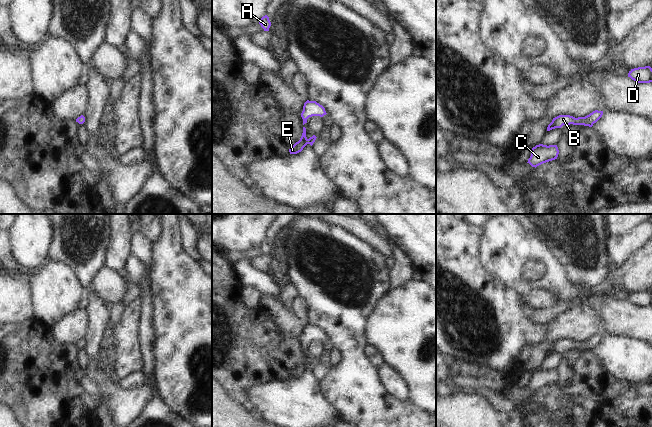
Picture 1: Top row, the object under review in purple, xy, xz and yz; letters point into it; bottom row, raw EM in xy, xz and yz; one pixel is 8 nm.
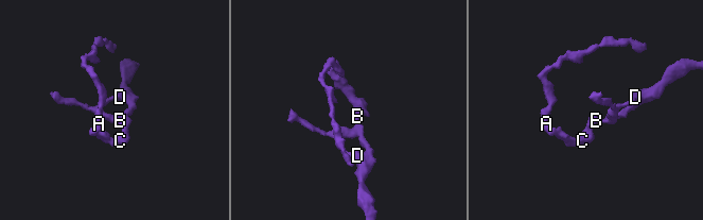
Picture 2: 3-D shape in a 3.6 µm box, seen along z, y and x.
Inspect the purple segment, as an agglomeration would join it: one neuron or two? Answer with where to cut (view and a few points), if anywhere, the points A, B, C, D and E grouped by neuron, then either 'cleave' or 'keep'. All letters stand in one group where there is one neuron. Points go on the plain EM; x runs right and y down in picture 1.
no cut | A B C D E | keep

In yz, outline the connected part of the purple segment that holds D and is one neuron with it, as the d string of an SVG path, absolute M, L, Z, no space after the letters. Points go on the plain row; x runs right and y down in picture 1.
M645 290L631 293L628 301L638 307L650 307L652 306L652 292Z

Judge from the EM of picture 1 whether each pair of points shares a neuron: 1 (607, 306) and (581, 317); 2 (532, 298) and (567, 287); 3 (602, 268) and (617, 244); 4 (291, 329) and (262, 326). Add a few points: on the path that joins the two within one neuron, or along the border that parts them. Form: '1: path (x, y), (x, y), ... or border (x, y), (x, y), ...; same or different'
1: border (581, 305), (591, 305), (598, 312), (603, 333); different
2: border (529, 293), (548, 289), (555, 293), (560, 301); different
3: border (608, 235), (608, 259), (613, 265); different
4: border (261, 307), (284, 337), (295, 339); different

